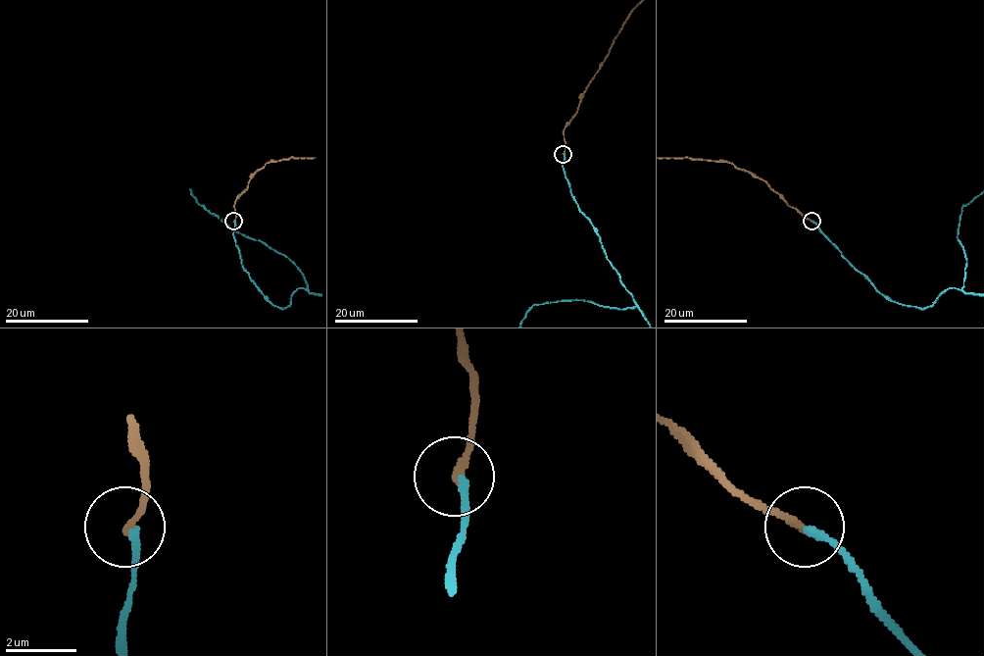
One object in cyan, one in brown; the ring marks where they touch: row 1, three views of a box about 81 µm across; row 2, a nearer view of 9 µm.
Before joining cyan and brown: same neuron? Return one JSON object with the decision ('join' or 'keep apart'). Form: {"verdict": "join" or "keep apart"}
{"verdict": "keep apart"}

